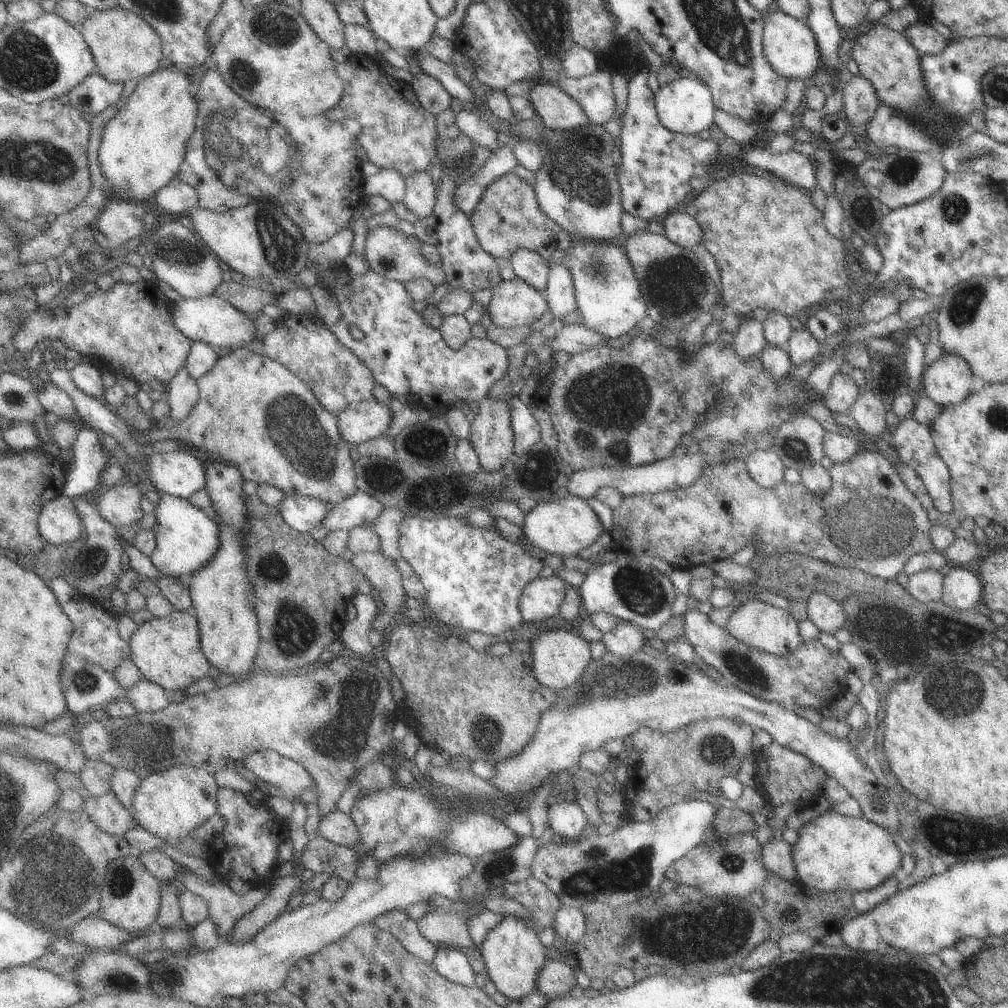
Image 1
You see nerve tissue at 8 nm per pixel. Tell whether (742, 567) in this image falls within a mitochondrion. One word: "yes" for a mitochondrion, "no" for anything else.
no

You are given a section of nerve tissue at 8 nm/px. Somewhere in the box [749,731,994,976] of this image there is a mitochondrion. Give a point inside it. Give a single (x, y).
(948, 835)

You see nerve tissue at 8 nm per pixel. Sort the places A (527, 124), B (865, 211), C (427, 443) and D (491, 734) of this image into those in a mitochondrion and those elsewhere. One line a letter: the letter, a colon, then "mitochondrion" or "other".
A: other
B: other
C: mitochondrion
D: mitochondrion

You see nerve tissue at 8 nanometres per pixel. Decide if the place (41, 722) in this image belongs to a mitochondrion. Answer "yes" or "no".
no

